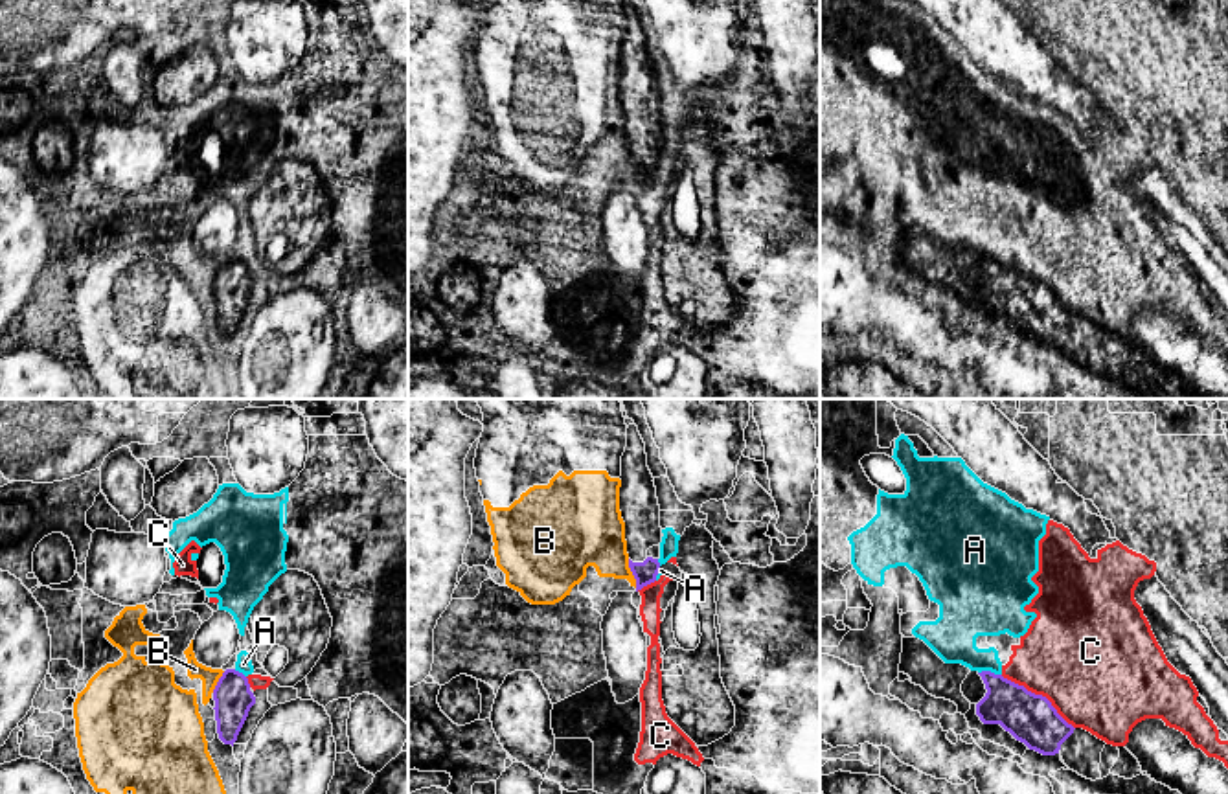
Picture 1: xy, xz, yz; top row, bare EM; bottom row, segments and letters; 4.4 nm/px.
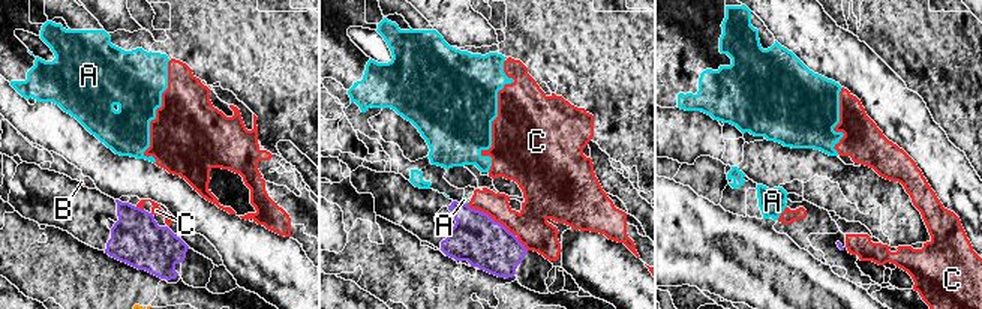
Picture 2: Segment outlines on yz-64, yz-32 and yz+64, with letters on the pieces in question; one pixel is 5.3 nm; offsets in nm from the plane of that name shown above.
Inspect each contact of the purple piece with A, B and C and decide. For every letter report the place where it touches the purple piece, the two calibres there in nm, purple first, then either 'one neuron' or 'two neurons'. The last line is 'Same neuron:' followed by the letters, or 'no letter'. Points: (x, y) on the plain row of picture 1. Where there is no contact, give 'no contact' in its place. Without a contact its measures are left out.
A: yz (989, 260) | 200/200 nm | two neurons
B: xz (633, 162) | 100/280 nm | two neurons
C: yz (1039, 283) | 220/480 nm | two neurons
Same neuron: no letter

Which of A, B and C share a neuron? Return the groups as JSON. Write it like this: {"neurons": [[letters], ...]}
{"neurons": [["A", "C"], ["B"]]}

